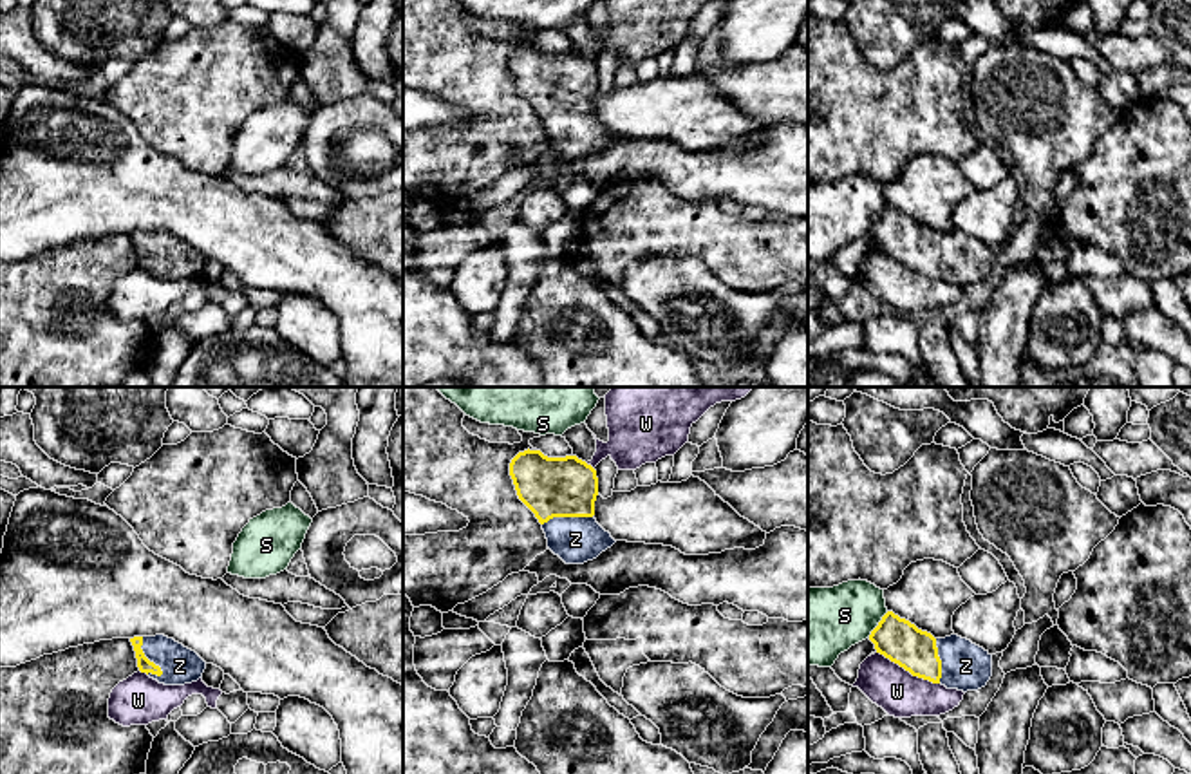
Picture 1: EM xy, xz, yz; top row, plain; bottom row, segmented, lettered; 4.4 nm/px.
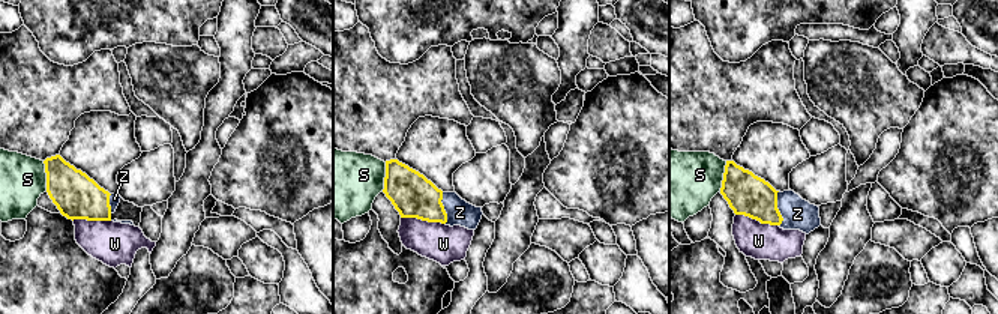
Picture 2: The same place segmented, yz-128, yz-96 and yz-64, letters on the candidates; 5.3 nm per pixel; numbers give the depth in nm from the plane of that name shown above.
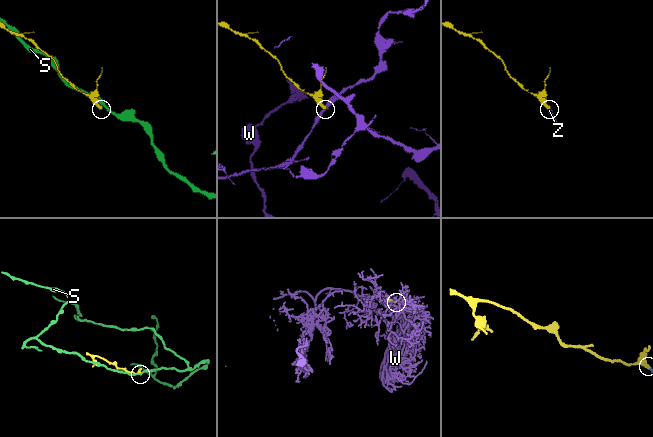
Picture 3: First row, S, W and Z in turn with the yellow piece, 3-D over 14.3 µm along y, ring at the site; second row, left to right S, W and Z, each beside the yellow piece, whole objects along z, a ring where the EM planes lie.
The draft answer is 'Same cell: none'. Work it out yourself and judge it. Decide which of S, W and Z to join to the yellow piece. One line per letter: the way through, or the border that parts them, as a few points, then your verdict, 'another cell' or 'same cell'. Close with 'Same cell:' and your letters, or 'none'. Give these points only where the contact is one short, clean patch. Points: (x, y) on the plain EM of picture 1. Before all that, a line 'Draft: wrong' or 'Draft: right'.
Draft: wrong
S: another cell
W: border yz (875, 246), (913, 270), (938, 279); another cell
Z: way xy (145, 261), (147, 254), (163, 254), (179, 261); same cell
Same cell: Z

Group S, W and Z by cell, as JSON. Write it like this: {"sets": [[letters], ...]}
{"sets": [["S"], ["W"], ["Z"]]}

